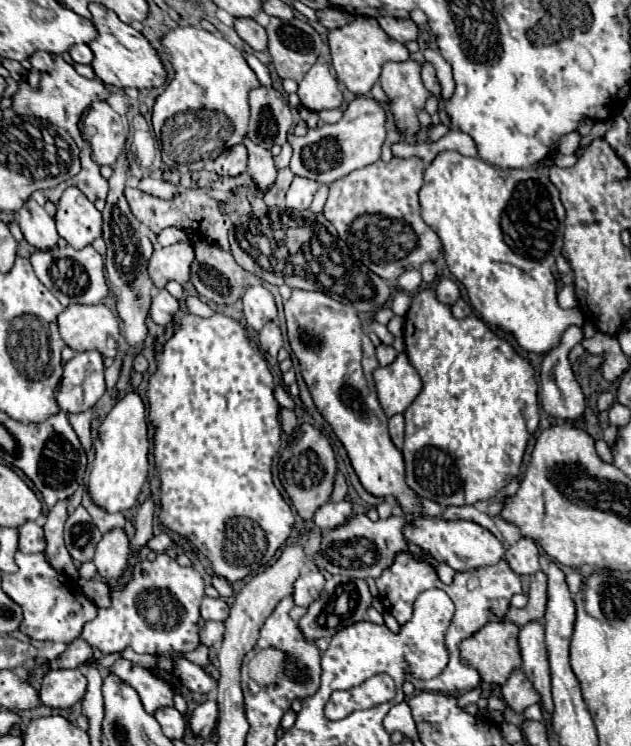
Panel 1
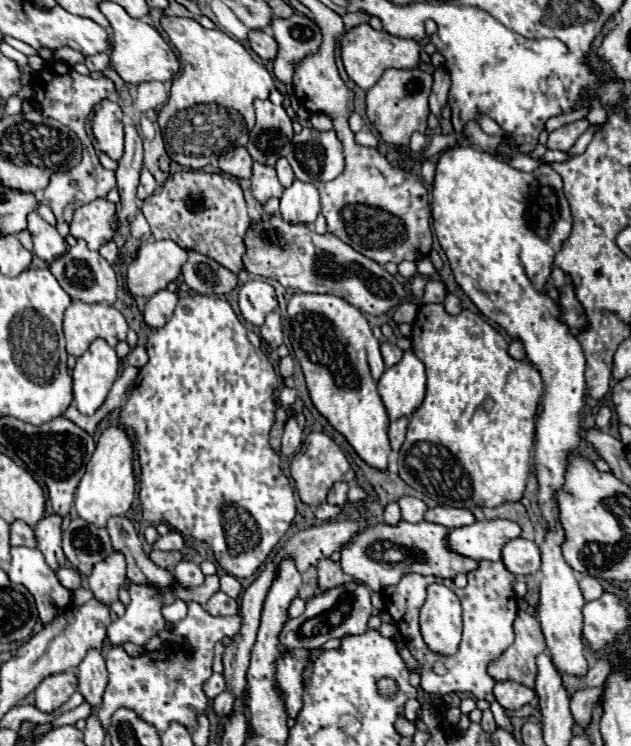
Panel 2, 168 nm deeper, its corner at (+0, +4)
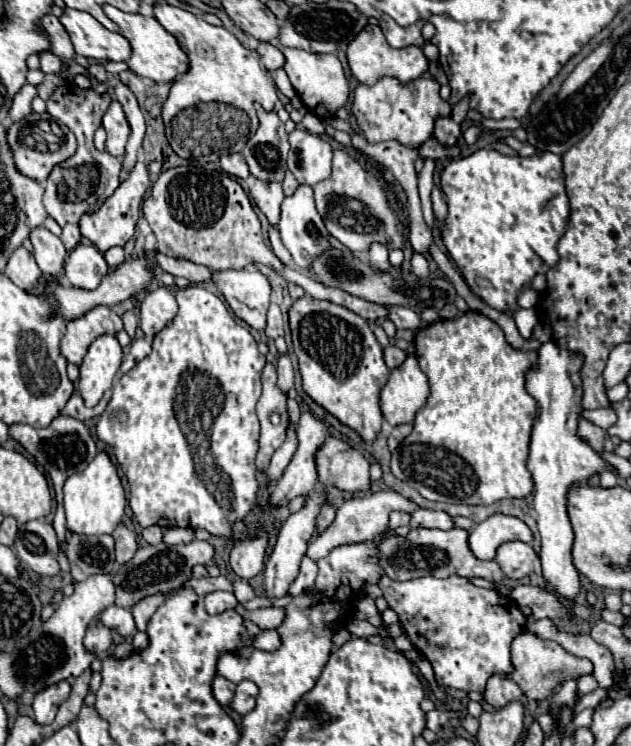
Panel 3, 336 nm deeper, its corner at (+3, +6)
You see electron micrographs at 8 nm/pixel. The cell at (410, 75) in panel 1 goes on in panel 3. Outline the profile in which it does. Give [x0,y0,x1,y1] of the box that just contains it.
[352,76,452,148]

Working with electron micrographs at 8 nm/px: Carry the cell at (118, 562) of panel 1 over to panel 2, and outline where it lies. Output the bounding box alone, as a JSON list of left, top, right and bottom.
[89,552,127,604]

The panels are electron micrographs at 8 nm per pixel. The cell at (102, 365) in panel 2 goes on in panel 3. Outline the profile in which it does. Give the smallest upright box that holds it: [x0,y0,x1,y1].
[80,334,122,406]

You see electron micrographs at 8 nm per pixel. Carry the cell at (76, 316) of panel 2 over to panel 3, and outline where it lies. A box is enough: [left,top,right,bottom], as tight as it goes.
[60,306,122,366]

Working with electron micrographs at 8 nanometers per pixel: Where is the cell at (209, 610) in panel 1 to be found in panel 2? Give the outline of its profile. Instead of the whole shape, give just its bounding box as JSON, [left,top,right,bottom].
[205,592,239,616]

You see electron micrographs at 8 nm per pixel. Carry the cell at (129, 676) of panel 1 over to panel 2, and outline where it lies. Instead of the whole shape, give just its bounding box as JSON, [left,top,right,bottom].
[97,602,241,730]

